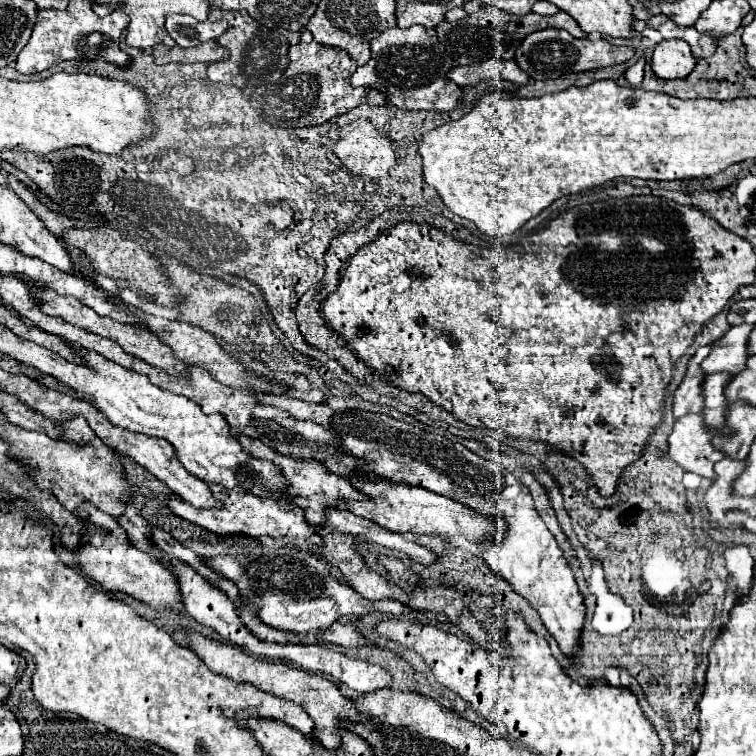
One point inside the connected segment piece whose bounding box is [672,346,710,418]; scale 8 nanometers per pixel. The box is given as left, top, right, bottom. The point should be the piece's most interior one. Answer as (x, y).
(686, 401)

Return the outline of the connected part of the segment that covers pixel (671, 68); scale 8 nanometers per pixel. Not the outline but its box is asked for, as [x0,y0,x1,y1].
[652,40,696,80]

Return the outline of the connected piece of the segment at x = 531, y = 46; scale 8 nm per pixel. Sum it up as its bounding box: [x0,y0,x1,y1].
[514,28,634,80]

